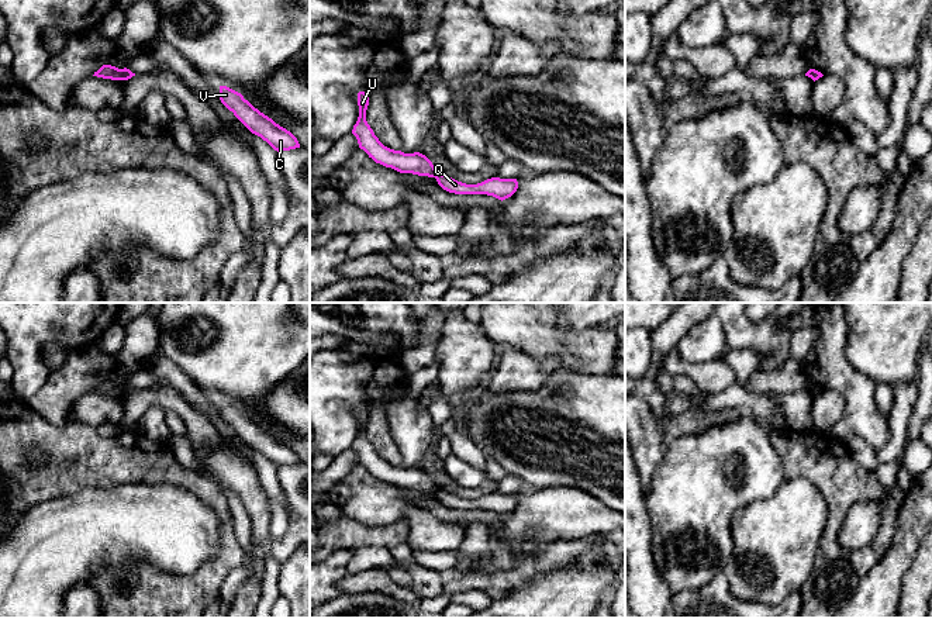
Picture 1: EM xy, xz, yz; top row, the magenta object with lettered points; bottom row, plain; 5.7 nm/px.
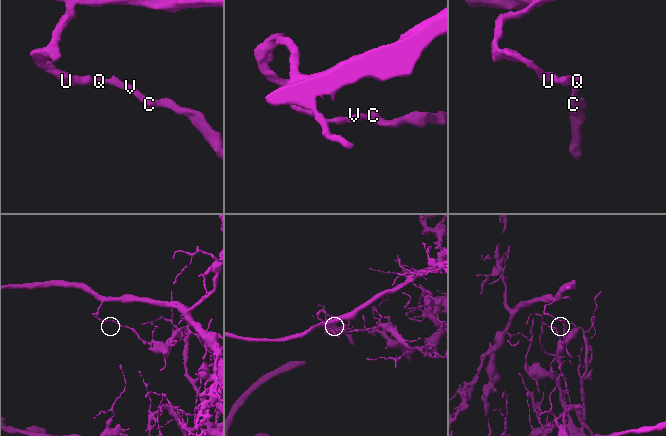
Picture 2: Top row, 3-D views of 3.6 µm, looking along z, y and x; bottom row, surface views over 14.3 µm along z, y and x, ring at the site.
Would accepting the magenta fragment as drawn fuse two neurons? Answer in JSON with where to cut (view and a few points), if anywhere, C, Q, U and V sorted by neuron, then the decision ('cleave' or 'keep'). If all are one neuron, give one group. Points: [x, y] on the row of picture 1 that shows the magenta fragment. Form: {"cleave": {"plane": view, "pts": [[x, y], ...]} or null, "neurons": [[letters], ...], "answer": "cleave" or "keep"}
{"cleave": {"plane": "xy", "pts": [[121, 69], [118, 79]]}, "neurons": [["C", "Q", "V"], ["U"]], "answer": "cleave"}

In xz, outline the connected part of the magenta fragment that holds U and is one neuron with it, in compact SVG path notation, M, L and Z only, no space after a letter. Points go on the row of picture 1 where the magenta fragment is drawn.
M365 92L358 93L359 117L353 125L352 134L356 137L359 148L363 149L369 158L376 163L391 168L400 173L413 173L418 176L435 177L436 169L432 162L422 153L404 153L384 146L374 135L373 130L366 121L366 110L369 97Z

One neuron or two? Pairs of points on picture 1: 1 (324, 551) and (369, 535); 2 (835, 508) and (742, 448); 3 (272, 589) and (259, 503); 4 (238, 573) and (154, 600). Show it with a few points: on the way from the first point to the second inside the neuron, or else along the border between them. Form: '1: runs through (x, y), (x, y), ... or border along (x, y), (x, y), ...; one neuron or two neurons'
1: runs through (335, 539), (339, 535), (358, 535); one neuron
2: border along (772, 445), (782, 462), (784, 479); two neurons
3: border along (266, 555), (261, 587); two neurons
4: border along (242, 562), (225, 577), (218, 596); two neurons

